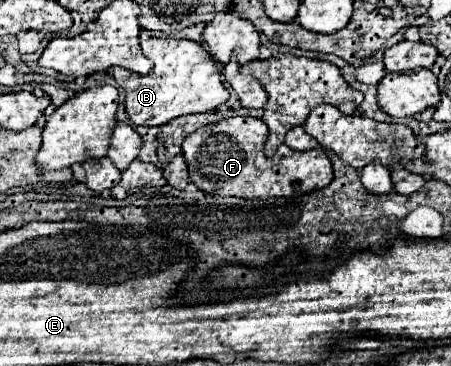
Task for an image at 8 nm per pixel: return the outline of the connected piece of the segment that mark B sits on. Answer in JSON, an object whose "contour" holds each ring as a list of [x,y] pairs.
{"contour":[[[143,38],[143,54],[155,64],[155,68],[147,76],[139,76],[125,68],[111,68],[117,86],[125,90],[125,114],[135,126],[163,126],[173,118],[185,114],[199,114],[199,112],[213,112],[219,104],[227,102],[229,92],[221,82],[221,74],[217,64],[207,56],[205,48],[199,42],[191,40],[175,40],[175,38]]]}

